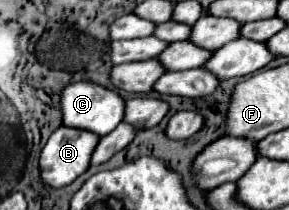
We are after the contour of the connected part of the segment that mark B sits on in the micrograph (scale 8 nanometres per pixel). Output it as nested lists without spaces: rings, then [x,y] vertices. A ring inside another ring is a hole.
[[[57,128],[39,154],[41,182],[51,188],[71,184],[89,168],[91,154],[97,146],[97,134],[75,128]]]

